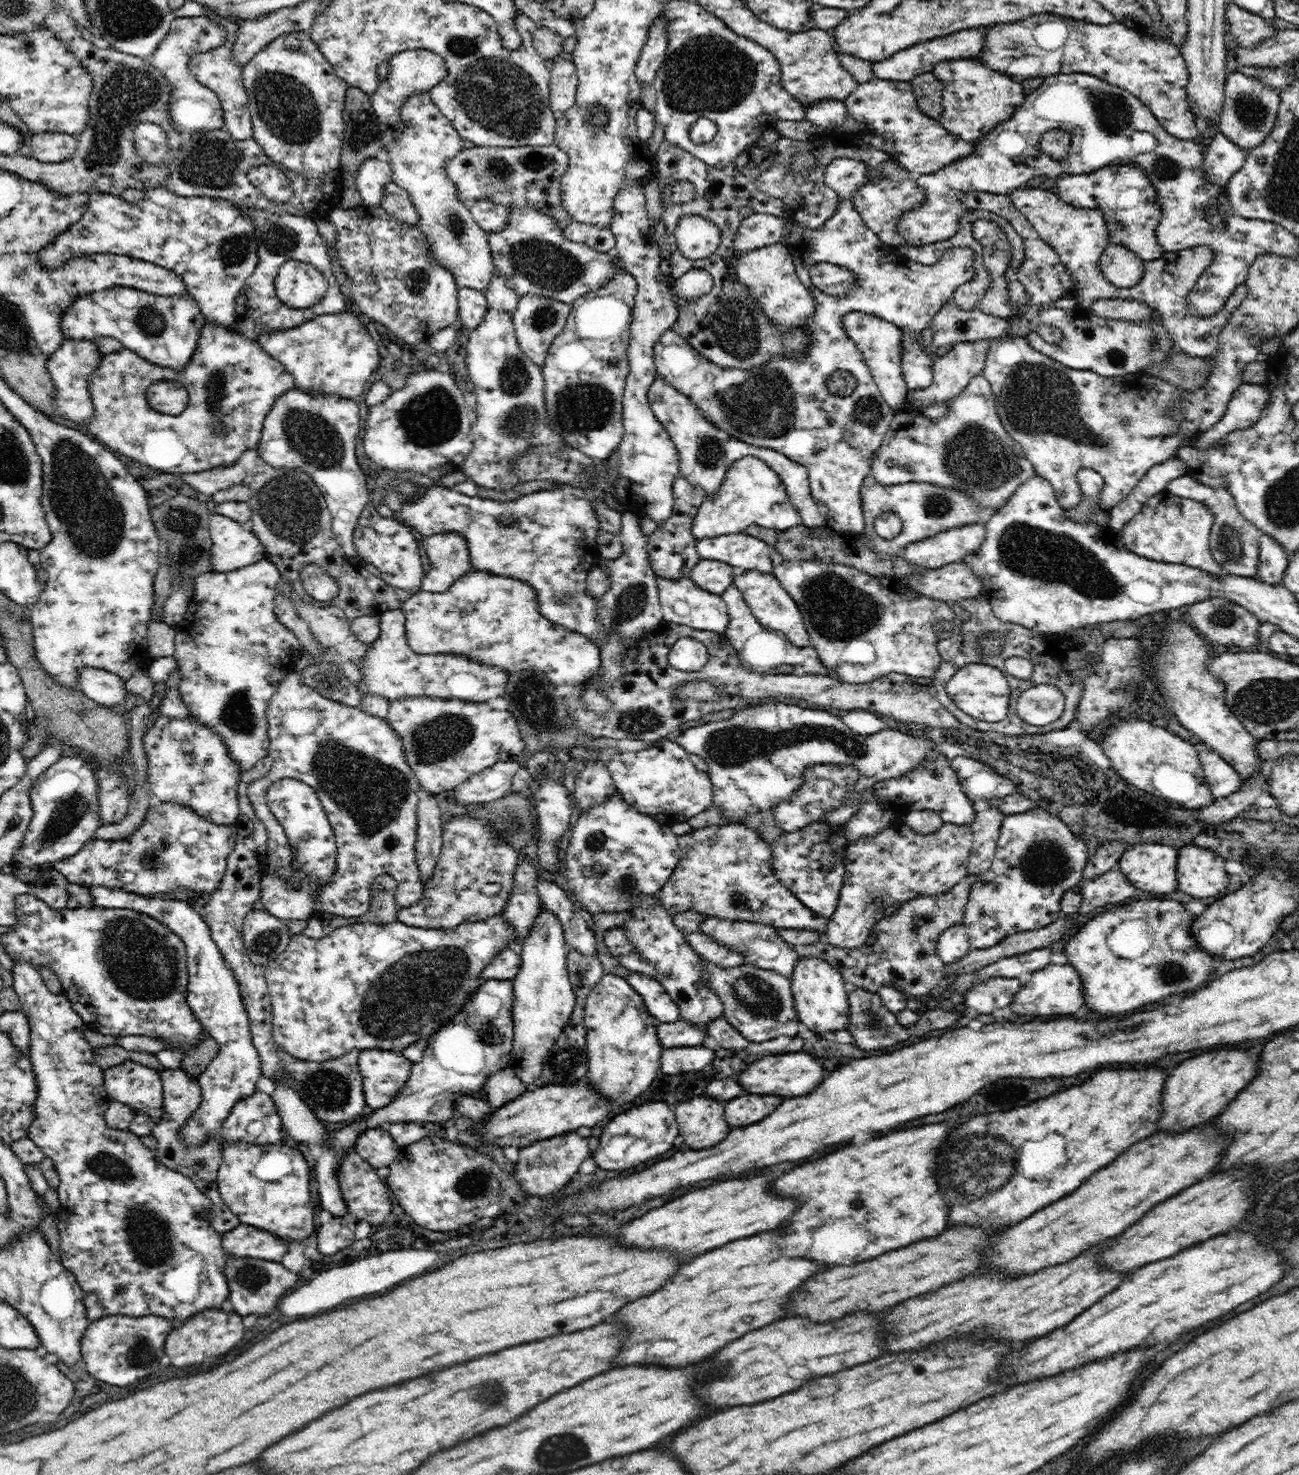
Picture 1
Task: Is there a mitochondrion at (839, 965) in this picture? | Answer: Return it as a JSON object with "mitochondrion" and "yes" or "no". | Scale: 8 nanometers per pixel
{"mitochondrion":"no"}

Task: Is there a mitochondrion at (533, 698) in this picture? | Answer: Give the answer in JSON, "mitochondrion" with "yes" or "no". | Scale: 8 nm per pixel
{"mitochondrion":"yes"}

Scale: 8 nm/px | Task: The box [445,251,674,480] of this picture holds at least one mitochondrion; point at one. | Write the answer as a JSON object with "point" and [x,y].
{"point":[584,408]}

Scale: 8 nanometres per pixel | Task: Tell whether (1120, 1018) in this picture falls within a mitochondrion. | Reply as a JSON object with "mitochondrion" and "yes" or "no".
{"mitochondrion":"no"}

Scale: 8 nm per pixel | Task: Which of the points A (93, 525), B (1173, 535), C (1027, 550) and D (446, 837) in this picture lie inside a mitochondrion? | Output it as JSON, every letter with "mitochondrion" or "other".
{"A":"mitochondrion","B":"other","C":"mitochondrion","D":"other"}

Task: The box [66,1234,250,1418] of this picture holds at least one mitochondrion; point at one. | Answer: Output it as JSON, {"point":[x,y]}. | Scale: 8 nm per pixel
{"point":[140,1352]}

